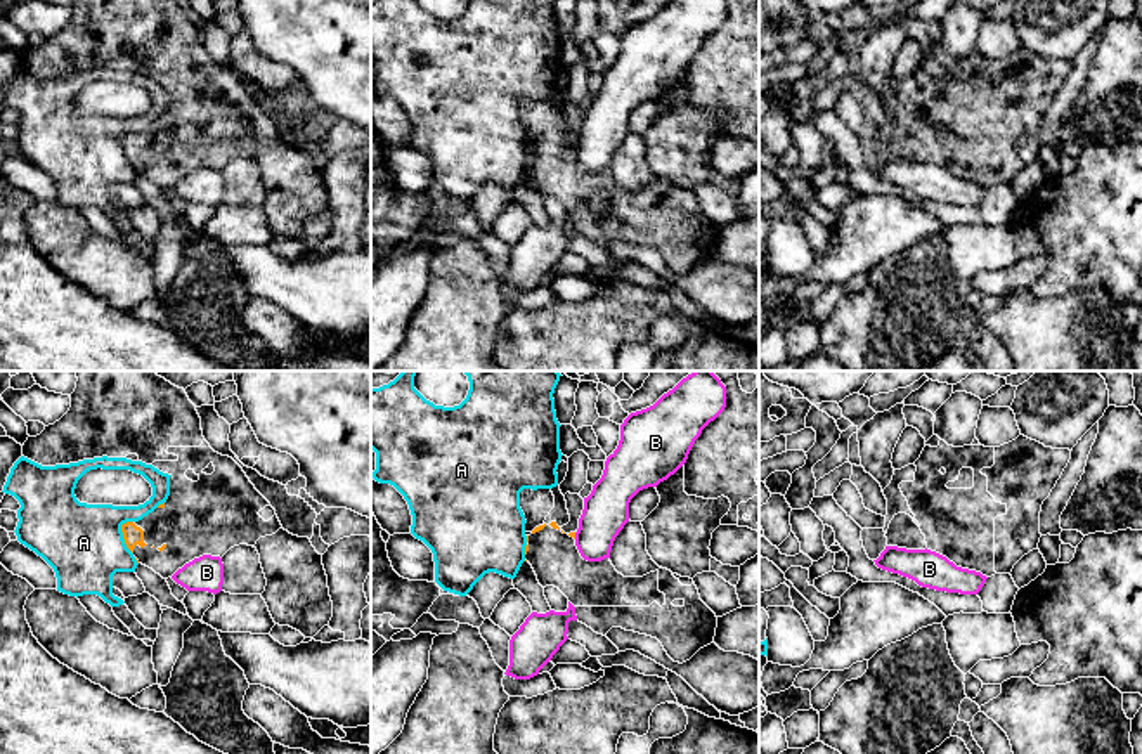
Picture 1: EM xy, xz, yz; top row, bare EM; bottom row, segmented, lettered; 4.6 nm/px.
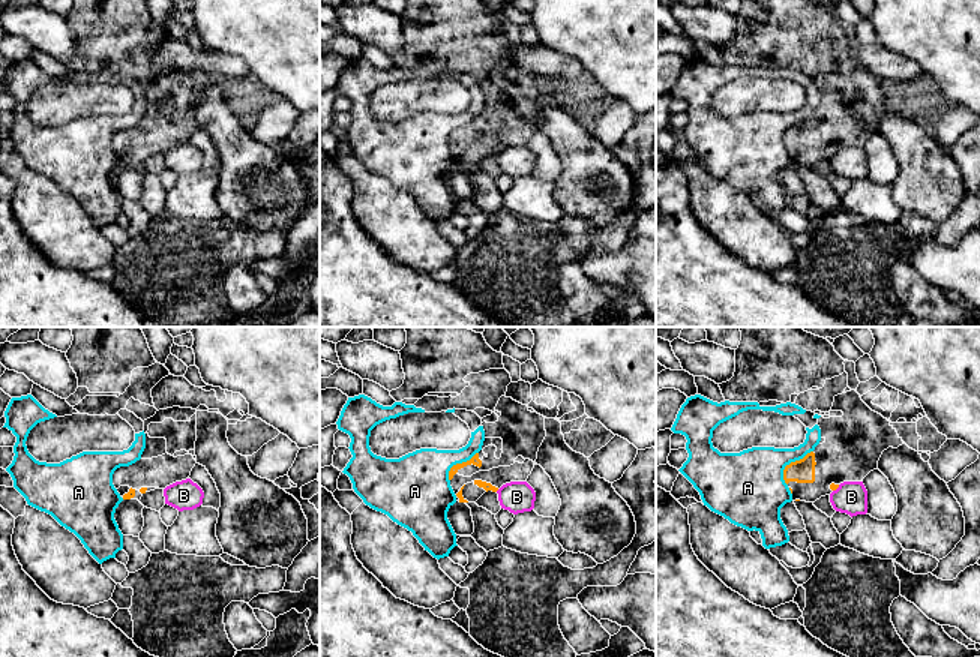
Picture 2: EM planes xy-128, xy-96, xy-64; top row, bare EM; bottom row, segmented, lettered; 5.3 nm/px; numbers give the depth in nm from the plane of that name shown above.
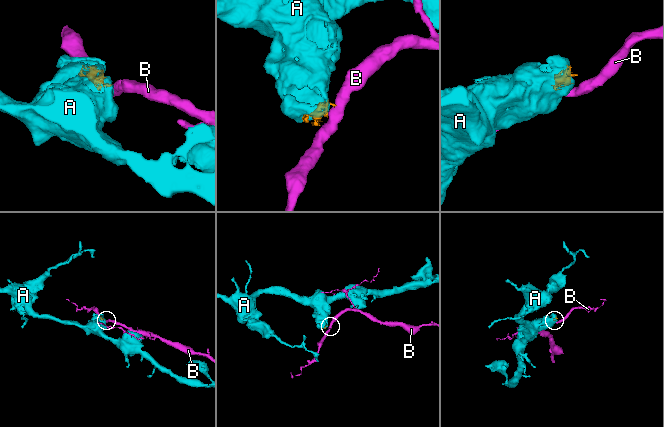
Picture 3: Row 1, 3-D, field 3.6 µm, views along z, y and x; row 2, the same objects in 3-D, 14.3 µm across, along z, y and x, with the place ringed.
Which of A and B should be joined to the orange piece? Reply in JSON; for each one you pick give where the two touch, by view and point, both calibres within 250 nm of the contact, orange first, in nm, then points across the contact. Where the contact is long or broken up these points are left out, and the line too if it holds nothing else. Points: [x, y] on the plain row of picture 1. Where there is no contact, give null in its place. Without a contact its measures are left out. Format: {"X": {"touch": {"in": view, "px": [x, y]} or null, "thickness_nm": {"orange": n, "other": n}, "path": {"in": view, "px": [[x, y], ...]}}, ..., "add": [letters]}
{"add": []}

